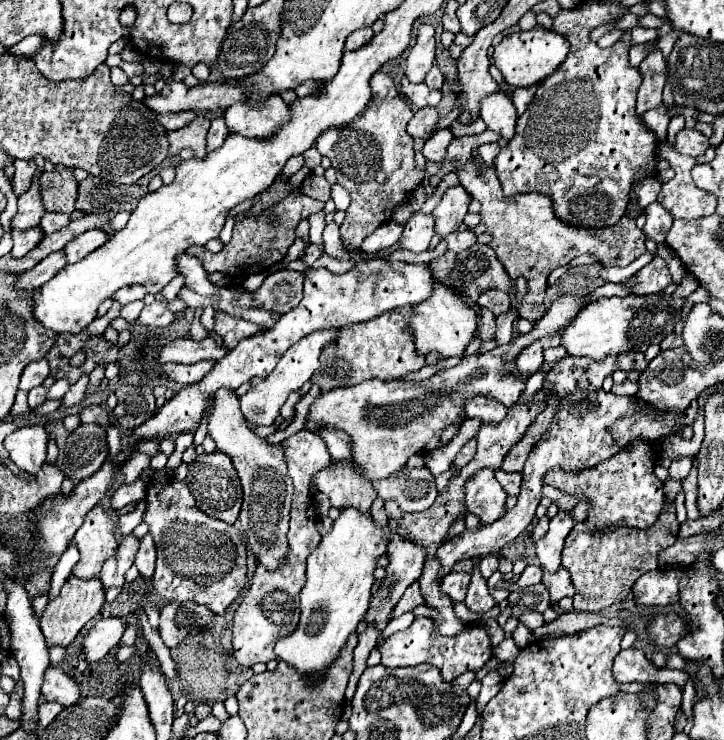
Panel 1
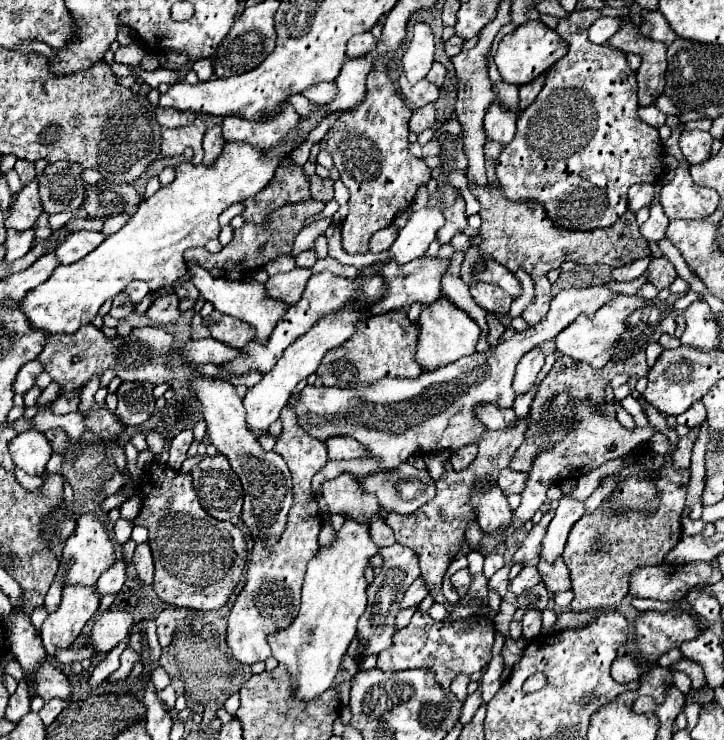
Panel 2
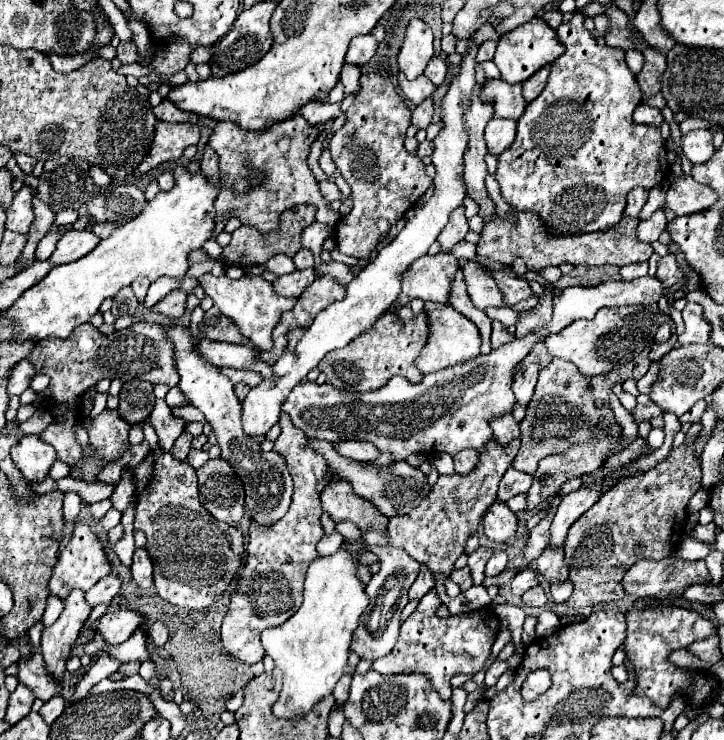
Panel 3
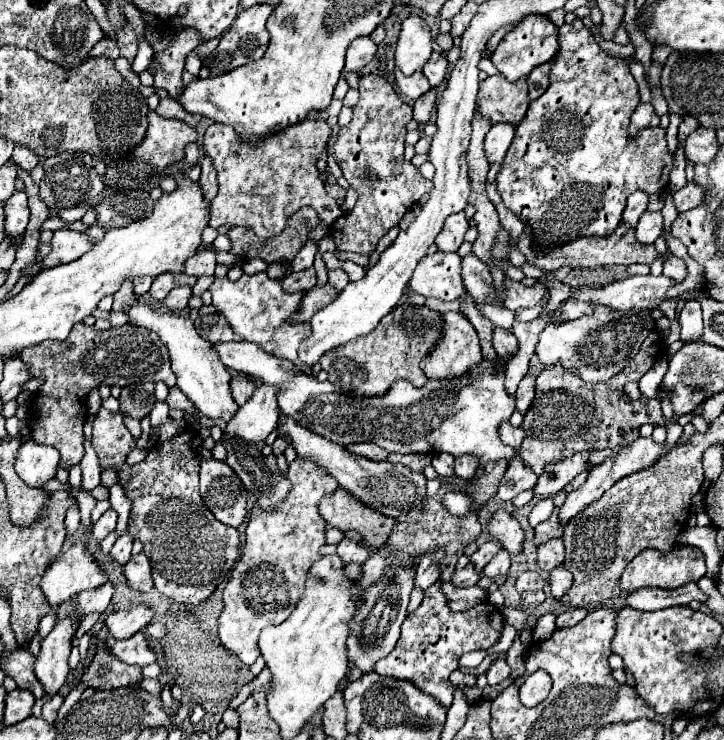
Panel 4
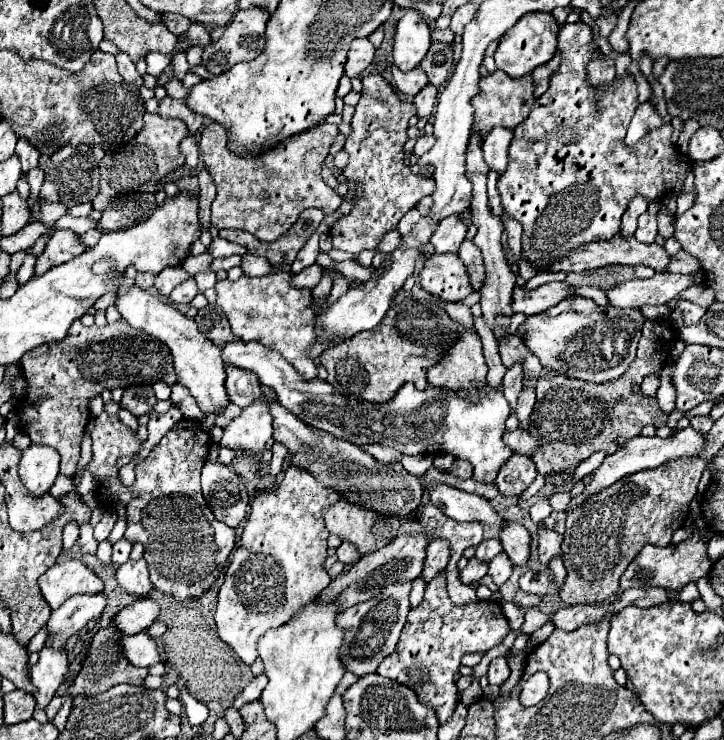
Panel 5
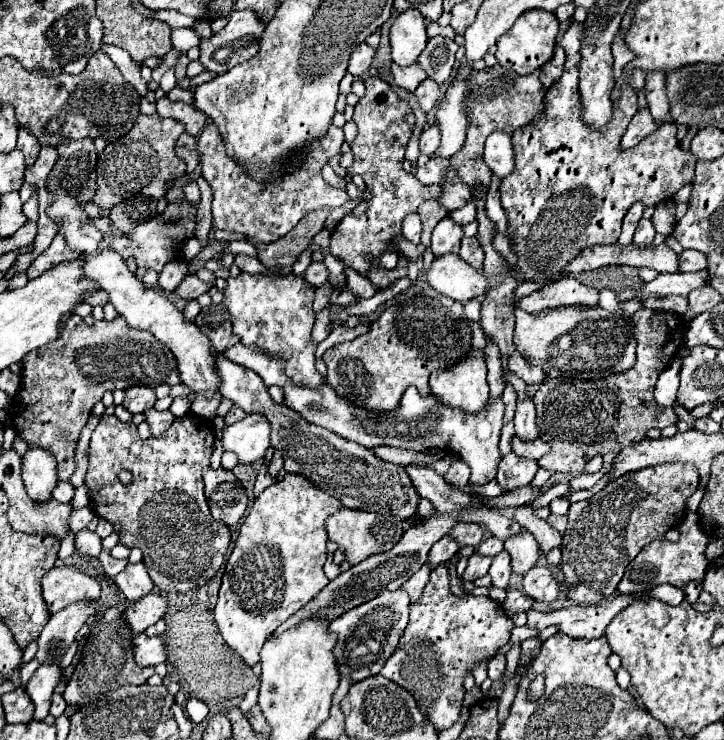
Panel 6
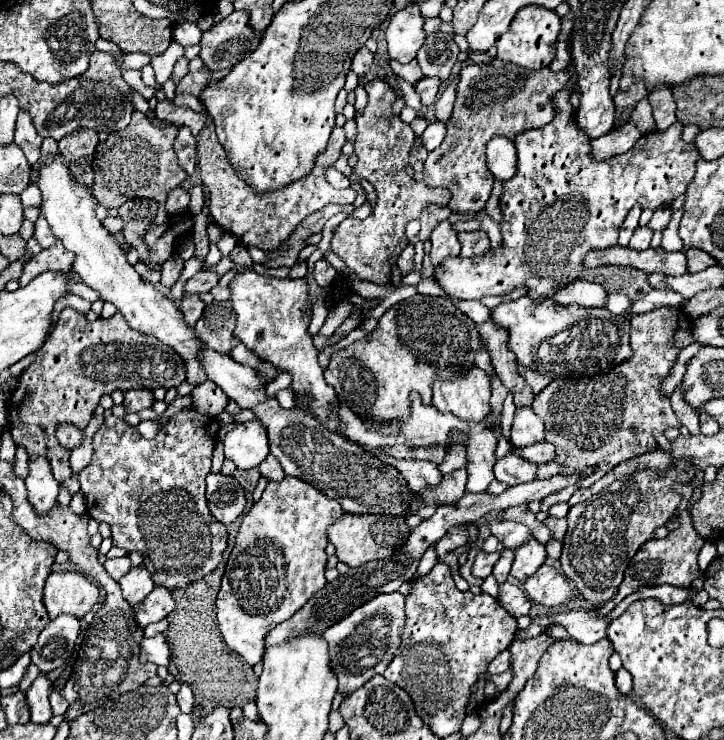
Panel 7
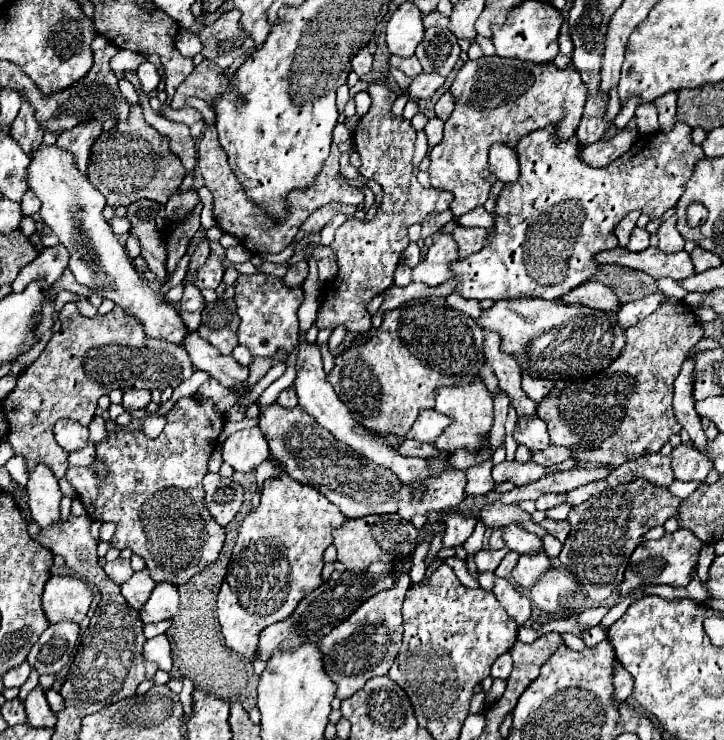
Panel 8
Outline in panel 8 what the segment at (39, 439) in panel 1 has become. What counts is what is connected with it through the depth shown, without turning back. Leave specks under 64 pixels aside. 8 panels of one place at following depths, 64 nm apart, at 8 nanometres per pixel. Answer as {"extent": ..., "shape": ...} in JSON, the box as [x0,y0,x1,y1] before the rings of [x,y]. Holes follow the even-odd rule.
{"extent":[26,464,62,526],"shape":[[[38,464],[30,472],[30,480],[26,484],[28,492],[28,506],[32,512],[32,518],[42,526],[50,526],[60,516],[60,500],[62,492],[58,488],[58,480],[52,474],[52,470],[46,464]]]}

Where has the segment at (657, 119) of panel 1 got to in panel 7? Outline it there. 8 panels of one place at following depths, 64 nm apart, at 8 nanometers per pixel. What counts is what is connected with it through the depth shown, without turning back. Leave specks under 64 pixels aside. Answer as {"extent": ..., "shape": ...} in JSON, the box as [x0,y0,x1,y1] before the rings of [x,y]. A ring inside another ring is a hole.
{"extent":[592,122,642,160],"shape":[[[628,122],[620,126],[618,130],[612,130],[606,136],[592,140],[592,156],[596,160],[604,160],[616,154],[624,154],[638,142],[640,136],[642,132],[638,130],[638,126],[634,122]]]}

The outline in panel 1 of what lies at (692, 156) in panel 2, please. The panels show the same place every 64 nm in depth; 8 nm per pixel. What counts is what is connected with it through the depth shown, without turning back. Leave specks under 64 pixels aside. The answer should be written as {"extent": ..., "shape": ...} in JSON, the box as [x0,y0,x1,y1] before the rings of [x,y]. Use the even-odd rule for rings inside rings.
{"extent":[674,128,708,158],"shape":[[[684,128],[684,130],[680,130],[676,134],[674,150],[680,152],[680,154],[696,158],[696,156],[700,156],[700,154],[704,154],[708,150],[708,138],[702,132],[698,132],[698,130]]]}

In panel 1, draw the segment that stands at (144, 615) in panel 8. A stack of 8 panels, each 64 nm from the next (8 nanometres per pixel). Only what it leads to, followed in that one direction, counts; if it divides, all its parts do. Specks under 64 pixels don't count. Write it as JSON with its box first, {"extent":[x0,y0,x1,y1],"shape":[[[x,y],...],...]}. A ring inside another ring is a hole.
{"extent":[82,618,126,664],"shape":[[[100,618],[90,628],[82,642],[82,652],[88,664],[96,664],[102,660],[122,638],[126,622],[122,618]]]}

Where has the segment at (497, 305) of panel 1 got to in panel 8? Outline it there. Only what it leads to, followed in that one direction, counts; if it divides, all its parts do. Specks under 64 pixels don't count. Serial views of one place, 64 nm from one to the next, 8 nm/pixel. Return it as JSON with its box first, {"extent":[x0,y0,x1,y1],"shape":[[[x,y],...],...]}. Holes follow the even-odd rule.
{"extent":[452,226,488,258],"shape":[[[456,226],[456,230],[452,232],[452,236],[458,242],[460,258],[466,258],[470,254],[476,254],[488,242],[488,232],[484,228],[464,228],[464,226]]]}

